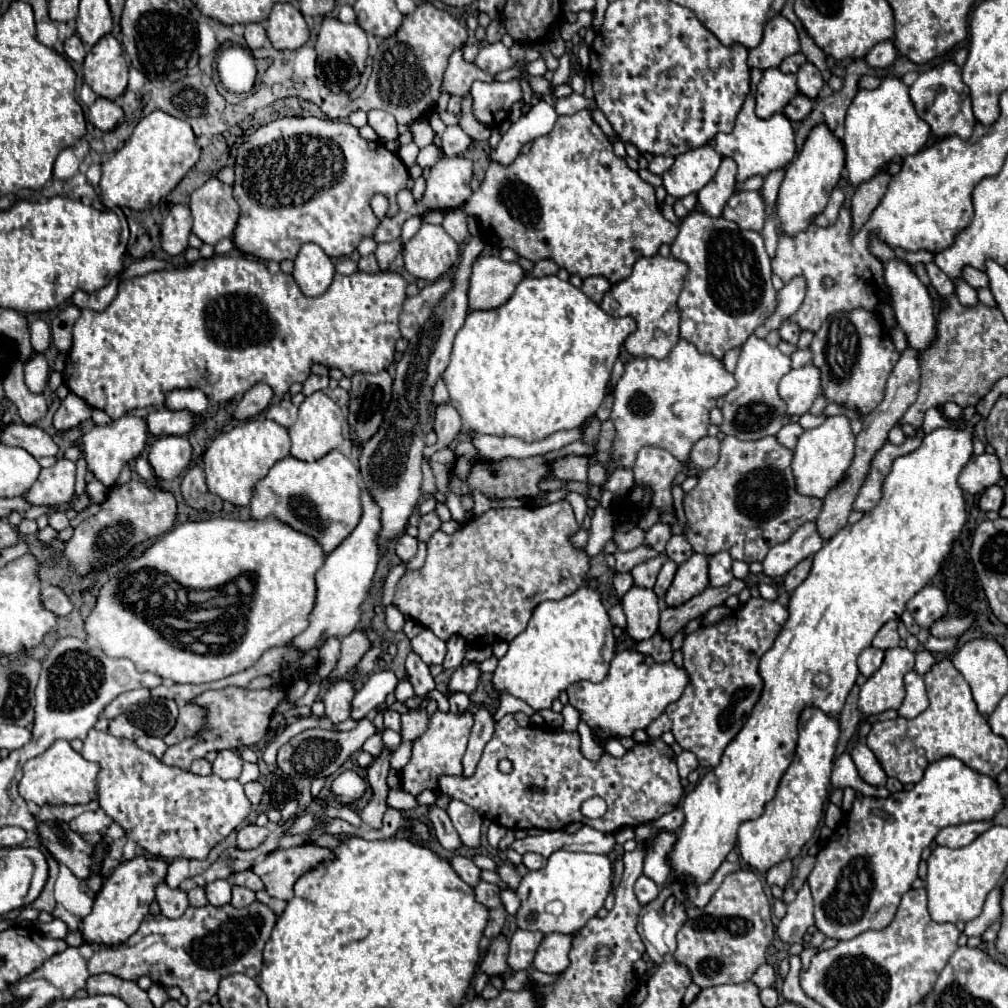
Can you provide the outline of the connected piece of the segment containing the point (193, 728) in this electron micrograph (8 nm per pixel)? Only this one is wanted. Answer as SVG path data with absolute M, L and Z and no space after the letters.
M184 704L180 706L180 716L178 716L178 722L174 726L174 730L166 736L166 744L172 746L172 744L178 744L182 742L184 738L188 738L190 734L196 734L198 730L204 730L204 710L200 706L194 706L194 704Z

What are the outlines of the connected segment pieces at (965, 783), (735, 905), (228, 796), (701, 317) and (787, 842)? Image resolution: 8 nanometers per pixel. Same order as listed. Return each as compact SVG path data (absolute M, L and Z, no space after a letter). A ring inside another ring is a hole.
M942 758L938 762L932 762L926 768L924 778L910 792L896 792L888 798L856 796L854 806L848 812L844 824L818 852L816 866L808 876L808 884L812 888L816 904L814 918L818 930L824 932L826 938L850 940L866 930L886 928L898 910L900 898L910 890L912 882L918 878L918 864L922 860L922 852L932 844L934 836L942 828L952 824L992 820L996 812L1002 810L1002 806L1004 798L998 782L986 774L974 772L958 758Z
M738 870L726 876L708 906L688 908L688 920L678 932L674 960L690 970L694 984L700 988L738 984L750 980L750 976L766 962L766 948L772 944L772 936L770 902L762 882L752 870Z
M92 728L84 740L82 756L102 766L100 808L124 828L128 840L134 840L158 860L206 860L210 850L238 824L244 824L252 812L252 804L238 780L222 780L216 774L198 776L168 766L128 738L116 738Z
M694 210L680 222L680 232L670 248L672 256L676 260L686 262L690 268L678 298L678 308L682 316L680 338L692 342L700 352L708 352L716 358L722 358L728 350L742 346L746 338L774 312L776 290L770 282L772 268L760 232L742 230L736 222L724 220L722 216L712 218L700 210Z
M808 706L800 714L798 734L796 756L782 776L774 800L764 806L764 812L758 820L746 820L738 828L738 848L744 862L762 872L770 870L782 860L792 860L800 854L802 846L812 838L822 818L824 800L828 800L834 750L840 736L838 718L824 714L816 706Z

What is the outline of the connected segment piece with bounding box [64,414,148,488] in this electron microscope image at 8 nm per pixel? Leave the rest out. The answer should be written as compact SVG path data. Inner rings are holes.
M124 414L120 420L114 420L108 426L94 426L92 430L84 432L82 438L76 440L76 444L72 448L66 450L66 458L68 460L78 460L78 458L86 458L88 462L88 470L94 472L94 476L106 484L108 488L116 482L120 470L124 468L124 464L128 464L130 460L138 458L146 446L148 440L148 426L144 418L138 418L134 414ZM84 448L84 450L80 450Z

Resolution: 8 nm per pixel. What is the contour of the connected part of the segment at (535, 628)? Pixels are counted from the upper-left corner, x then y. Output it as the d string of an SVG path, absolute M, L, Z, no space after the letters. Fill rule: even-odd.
M596 578L586 580L576 592L562 600L544 600L532 610L526 630L510 642L508 652L500 658L494 670L494 688L498 692L510 692L536 712L550 708L558 694L570 684L580 680L600 682L608 674L616 650L612 630L614 626L598 592Z

